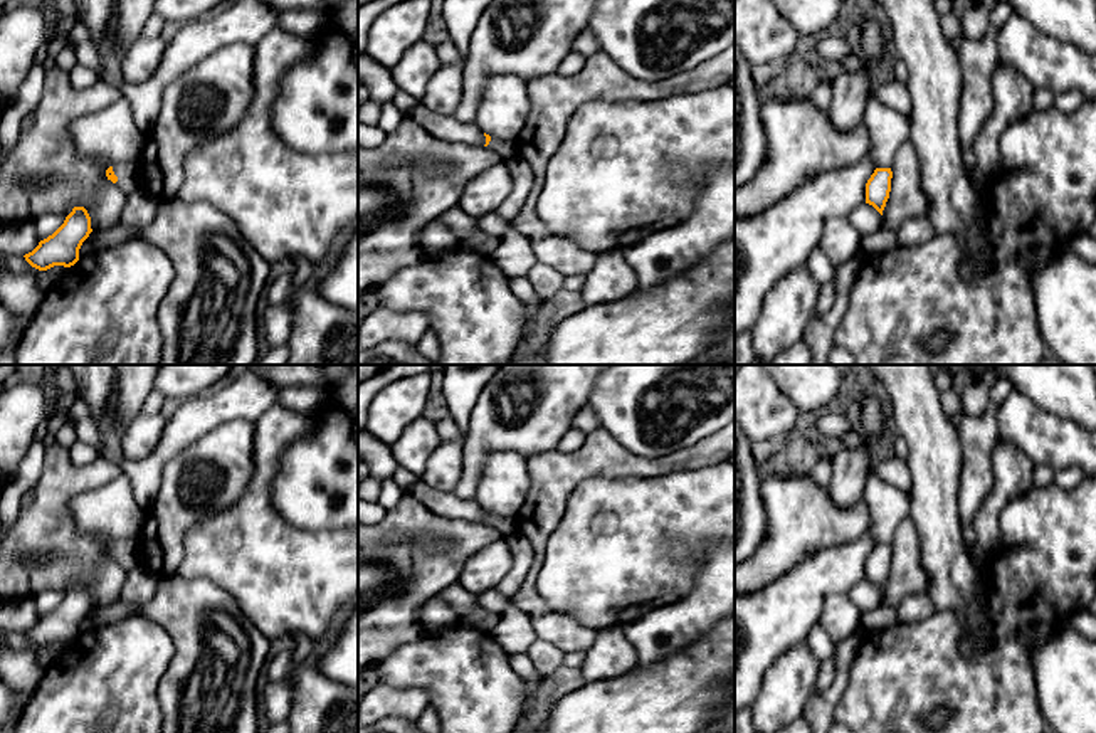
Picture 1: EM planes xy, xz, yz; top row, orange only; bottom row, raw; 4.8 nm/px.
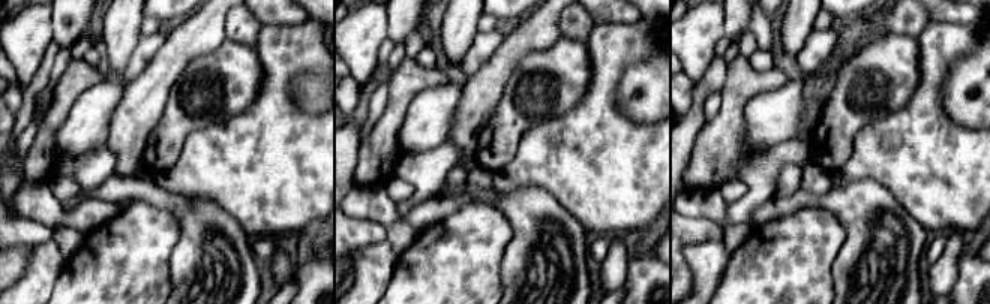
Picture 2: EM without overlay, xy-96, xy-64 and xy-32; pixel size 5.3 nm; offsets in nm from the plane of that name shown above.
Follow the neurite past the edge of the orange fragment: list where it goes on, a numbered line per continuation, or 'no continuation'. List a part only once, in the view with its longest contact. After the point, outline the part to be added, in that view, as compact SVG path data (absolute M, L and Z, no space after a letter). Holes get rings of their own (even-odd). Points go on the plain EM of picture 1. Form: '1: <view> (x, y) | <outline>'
1: xy (128, 550) | M140 536L113 540L113 548L118 553L116 563L126 572L141 563L143 543Z

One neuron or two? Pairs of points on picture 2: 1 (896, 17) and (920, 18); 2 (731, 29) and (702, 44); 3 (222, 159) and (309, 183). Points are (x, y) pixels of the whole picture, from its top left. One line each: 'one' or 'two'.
1: one
2: two
3: one

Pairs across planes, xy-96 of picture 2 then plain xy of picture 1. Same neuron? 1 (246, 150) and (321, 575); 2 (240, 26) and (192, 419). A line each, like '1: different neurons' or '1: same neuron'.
1: same neuron
2: same neuron

